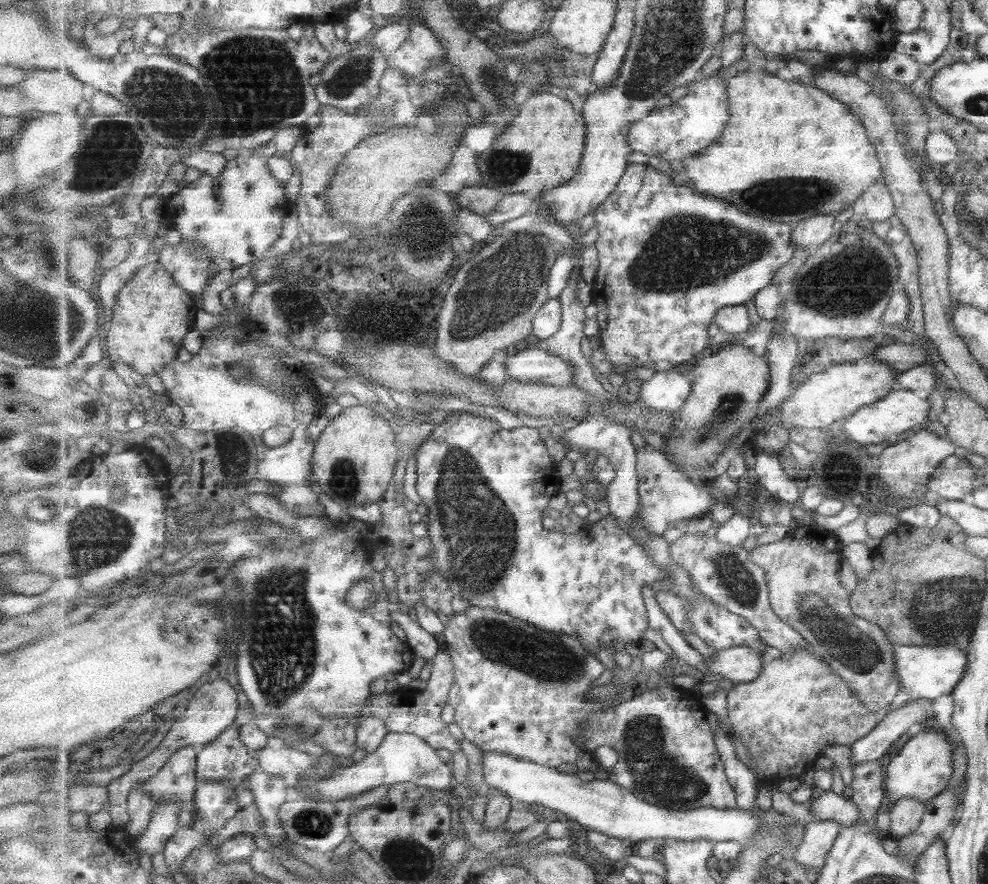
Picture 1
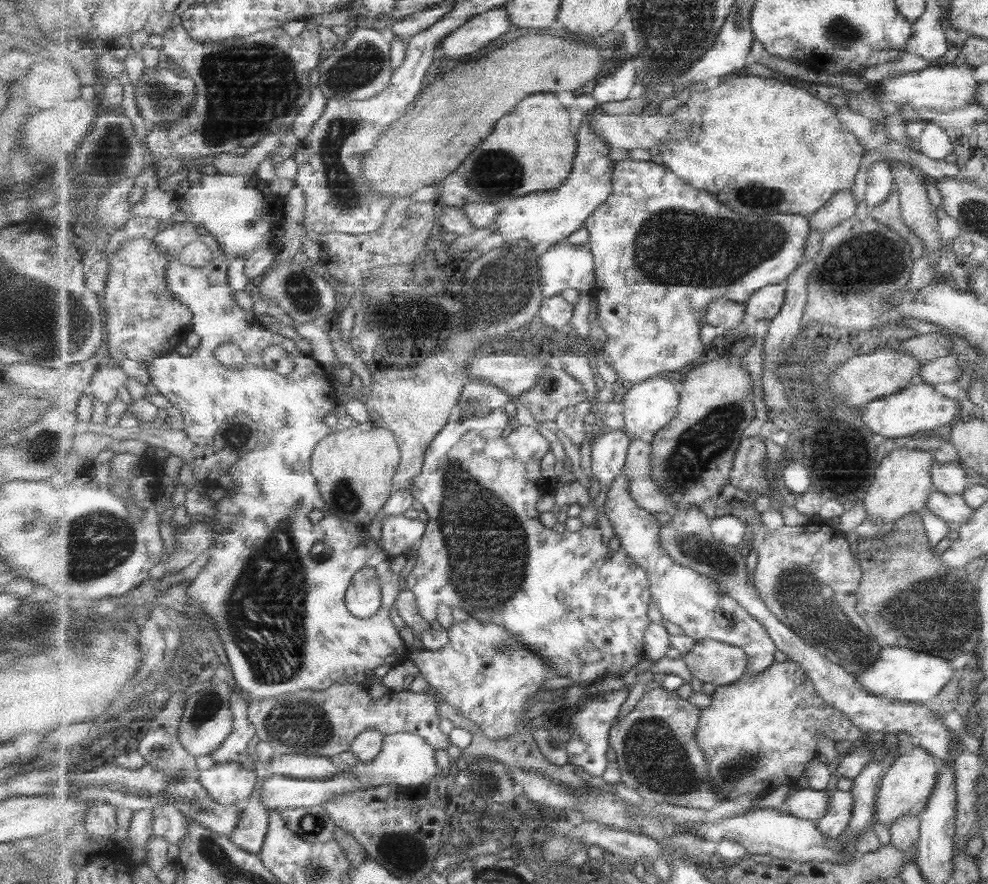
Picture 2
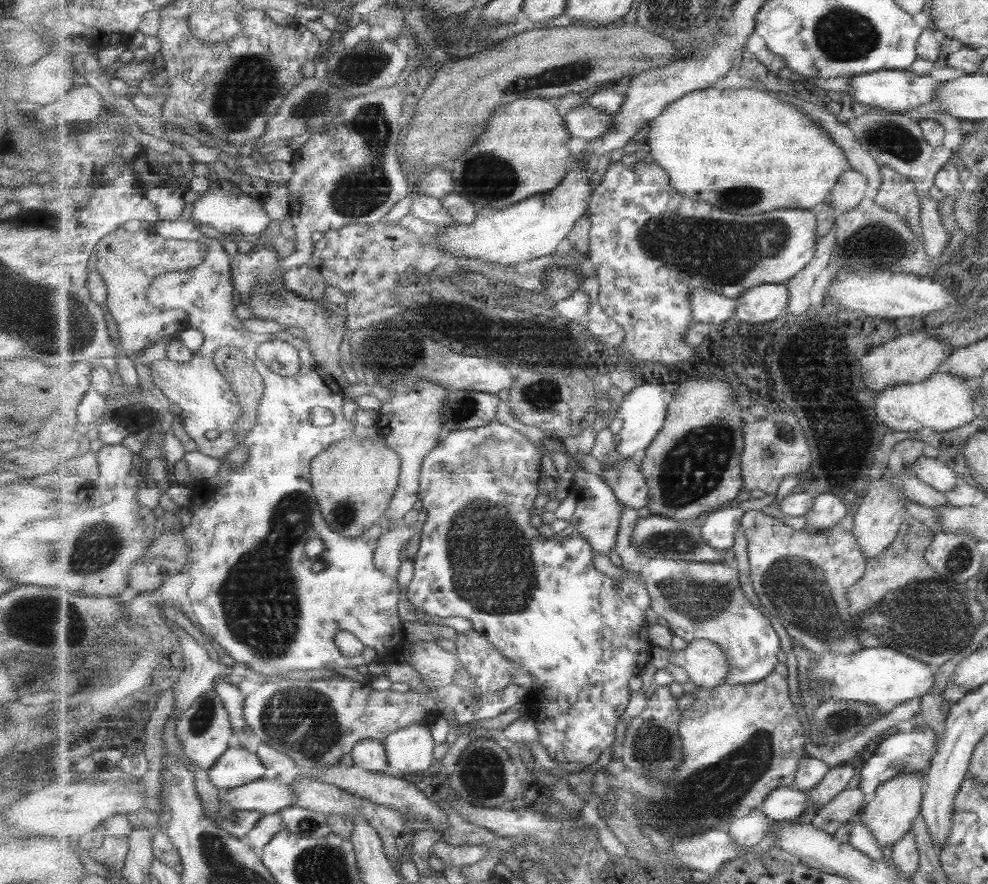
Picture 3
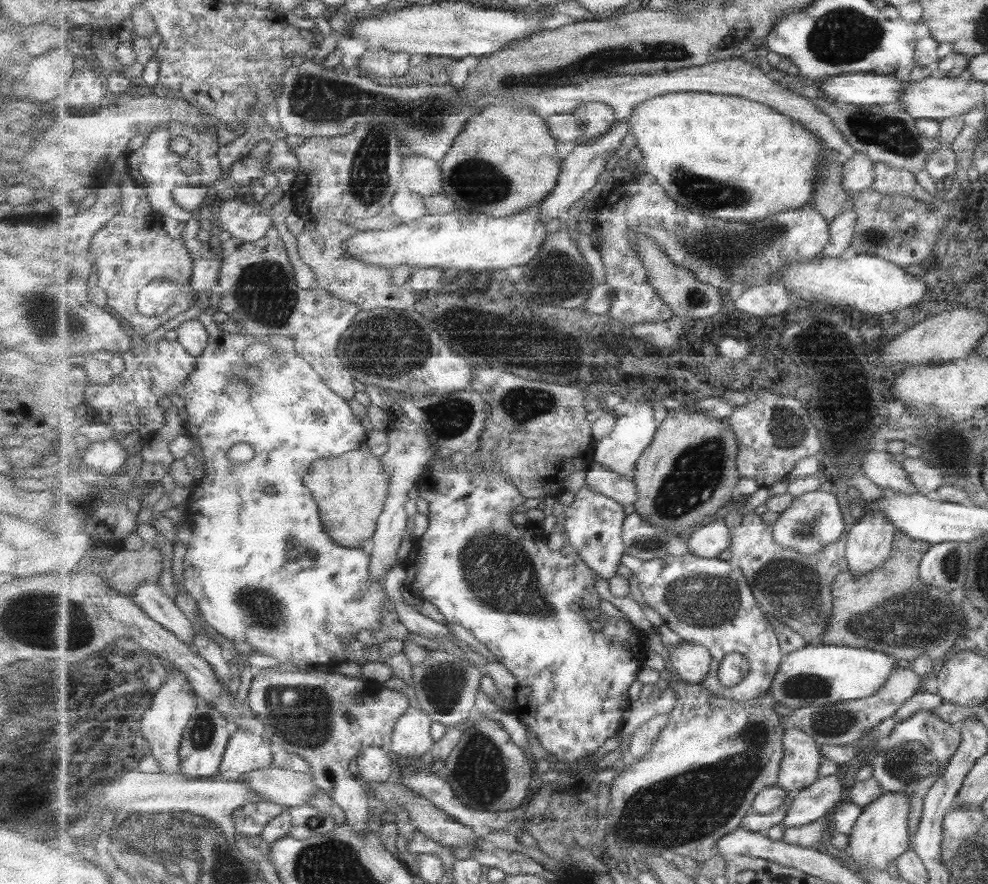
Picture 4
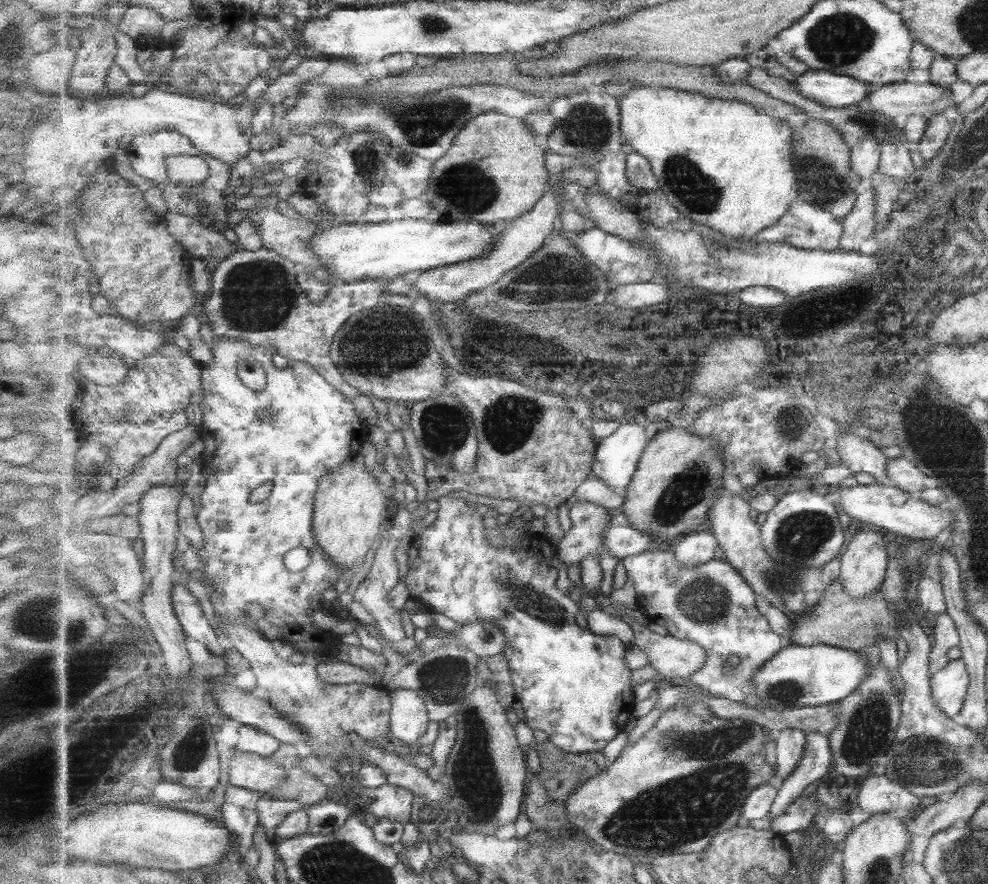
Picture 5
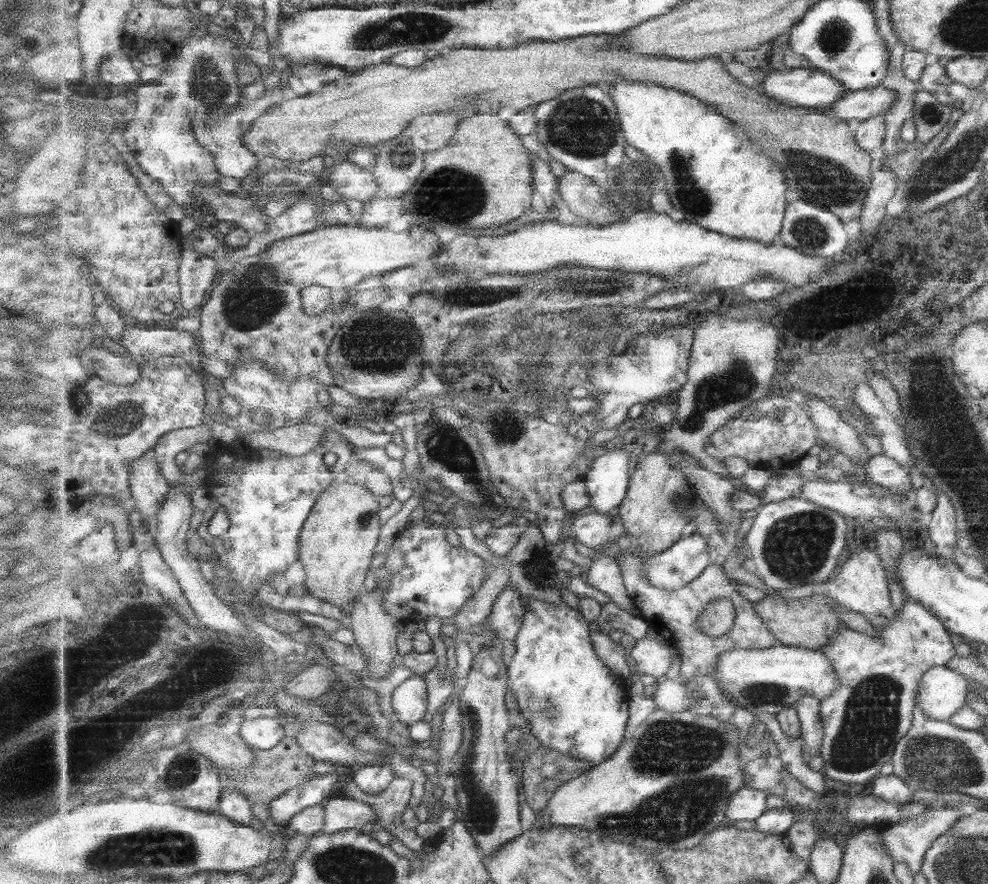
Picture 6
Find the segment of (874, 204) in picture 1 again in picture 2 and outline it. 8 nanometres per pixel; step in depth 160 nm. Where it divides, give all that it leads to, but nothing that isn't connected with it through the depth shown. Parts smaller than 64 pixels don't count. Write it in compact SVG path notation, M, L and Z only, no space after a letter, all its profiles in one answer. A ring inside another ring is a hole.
M885 160L871 163L867 168L866 174L868 185L864 201L874 209L894 191L896 186L894 174L891 164Z

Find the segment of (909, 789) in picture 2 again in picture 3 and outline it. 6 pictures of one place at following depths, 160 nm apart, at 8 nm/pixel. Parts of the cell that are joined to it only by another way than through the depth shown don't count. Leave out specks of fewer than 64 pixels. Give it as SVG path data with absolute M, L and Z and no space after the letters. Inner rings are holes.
M910 772L896 776L876 790L874 798L866 803L859 814L860 820L873 833L875 841L879 841L877 845L881 847L881 850L886 846L893 848L913 829L913 823L922 812L924 793L921 790L921 780L923 780L922 772Z

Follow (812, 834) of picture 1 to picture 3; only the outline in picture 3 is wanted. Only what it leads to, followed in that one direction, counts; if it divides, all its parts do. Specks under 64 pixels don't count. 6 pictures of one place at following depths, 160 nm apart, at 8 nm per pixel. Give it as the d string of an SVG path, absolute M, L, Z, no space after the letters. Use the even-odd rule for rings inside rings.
M859 786L849 787L829 801L825 807L821 807L810 820L810 824L823 833L833 835L840 827L849 824L855 816L859 815L867 802L867 797Z

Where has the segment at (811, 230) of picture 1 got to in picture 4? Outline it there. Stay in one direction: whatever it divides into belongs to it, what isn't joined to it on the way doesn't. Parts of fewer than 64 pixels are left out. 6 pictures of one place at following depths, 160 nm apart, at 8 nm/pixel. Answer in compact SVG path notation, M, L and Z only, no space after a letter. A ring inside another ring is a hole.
M855 153L853 158L844 162L844 187L856 197L871 188L876 177L876 162L866 154Z

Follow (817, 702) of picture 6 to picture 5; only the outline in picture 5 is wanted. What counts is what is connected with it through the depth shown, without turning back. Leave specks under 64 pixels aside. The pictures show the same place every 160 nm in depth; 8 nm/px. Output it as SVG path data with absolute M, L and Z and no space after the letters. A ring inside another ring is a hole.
M809 731L806 733L806 747L801 762L785 779L783 786L778 789L778 795L769 812L771 821L785 814L787 808L795 802L801 792L823 778L833 766L833 753L830 747L830 737L825 733Z

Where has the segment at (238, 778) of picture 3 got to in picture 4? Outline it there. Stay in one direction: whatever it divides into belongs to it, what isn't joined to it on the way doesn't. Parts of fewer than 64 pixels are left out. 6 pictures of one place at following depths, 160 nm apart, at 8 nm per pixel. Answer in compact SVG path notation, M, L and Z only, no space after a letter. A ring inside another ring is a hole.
M237 729L228 742L219 774L233 771L244 778L252 770L271 767L276 749L275 744L263 735L250 735Z

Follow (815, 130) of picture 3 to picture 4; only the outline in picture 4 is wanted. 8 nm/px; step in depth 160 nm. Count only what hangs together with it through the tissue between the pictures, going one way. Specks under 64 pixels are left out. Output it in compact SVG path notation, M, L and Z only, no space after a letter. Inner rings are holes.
M677 91L654 96L637 105L633 114L628 118L629 135L632 135L635 145L641 149L644 156L644 172L655 177L663 186L666 193L675 199L681 206L694 210L695 214L714 216L721 220L733 222L757 222L774 214L781 214L788 210L803 208L809 204L814 193L814 186L820 162L826 155L826 148L813 131L809 131L802 123L787 115L781 114L766 104L735 95L713 94L701 91Z

